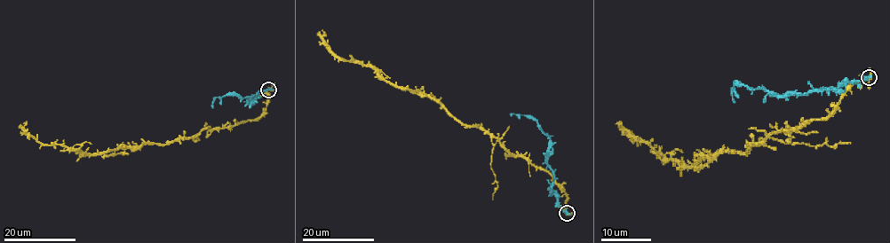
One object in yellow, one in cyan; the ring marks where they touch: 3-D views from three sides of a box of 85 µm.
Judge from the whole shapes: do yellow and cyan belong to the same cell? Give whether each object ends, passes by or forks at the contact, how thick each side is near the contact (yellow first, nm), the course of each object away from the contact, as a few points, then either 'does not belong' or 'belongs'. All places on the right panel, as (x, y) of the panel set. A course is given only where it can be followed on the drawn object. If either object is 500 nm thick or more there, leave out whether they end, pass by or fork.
yellow forks; cyan passes by; calibres 320 and 400 nm; course yellow (869, 78), (857, 80), (829, 114), (774, 131), (746, 152), (717, 152), (693, 166), (656, 153), (615, 123); course cyan (869, 78), (843, 82), (835, 88), (800, 94), (771, 95), (758, 89), (735, 85), (732, 88), (735, 102); does not belong

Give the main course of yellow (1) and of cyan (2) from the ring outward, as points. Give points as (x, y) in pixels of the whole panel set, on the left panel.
1: (268, 90), (266, 112), (252, 121), (107, 152), (42, 145), (24, 123)
2: (268, 90), (259, 92), (250, 102), (251, 99), (238, 95), (217, 97), (213, 108)

